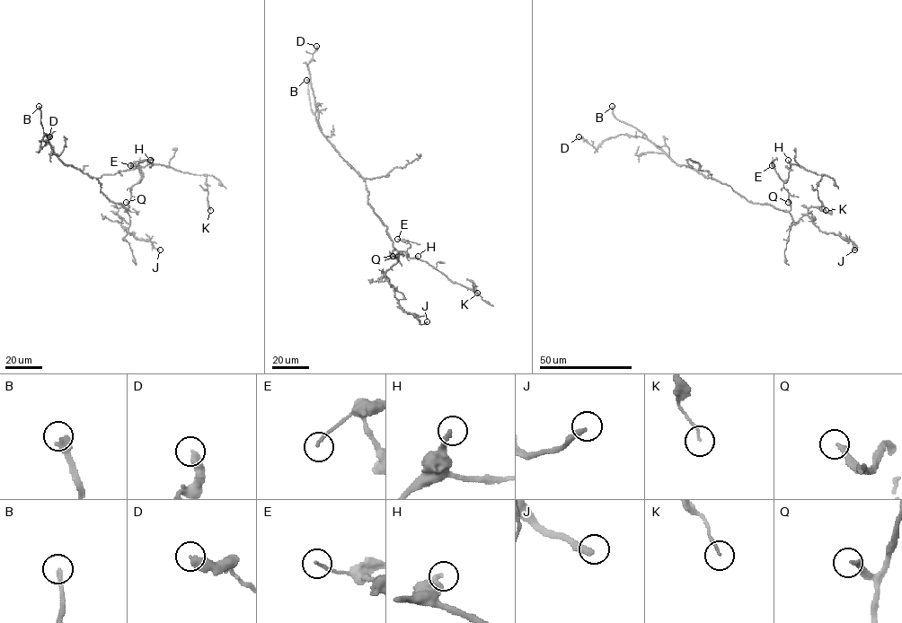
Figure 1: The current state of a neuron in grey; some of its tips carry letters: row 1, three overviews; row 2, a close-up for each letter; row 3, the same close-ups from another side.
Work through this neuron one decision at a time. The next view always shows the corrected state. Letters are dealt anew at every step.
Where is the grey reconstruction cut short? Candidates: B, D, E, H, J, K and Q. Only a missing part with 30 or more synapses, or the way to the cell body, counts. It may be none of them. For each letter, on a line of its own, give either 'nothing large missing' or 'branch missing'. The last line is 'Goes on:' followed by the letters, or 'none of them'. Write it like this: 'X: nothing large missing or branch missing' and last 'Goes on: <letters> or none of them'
B: branch missing
D: nothing large missing
E: nothing large missing
H: branch missing
J: branch missing
K: nothing large missing
Q: nothing large missing
Goes on: B, H, J

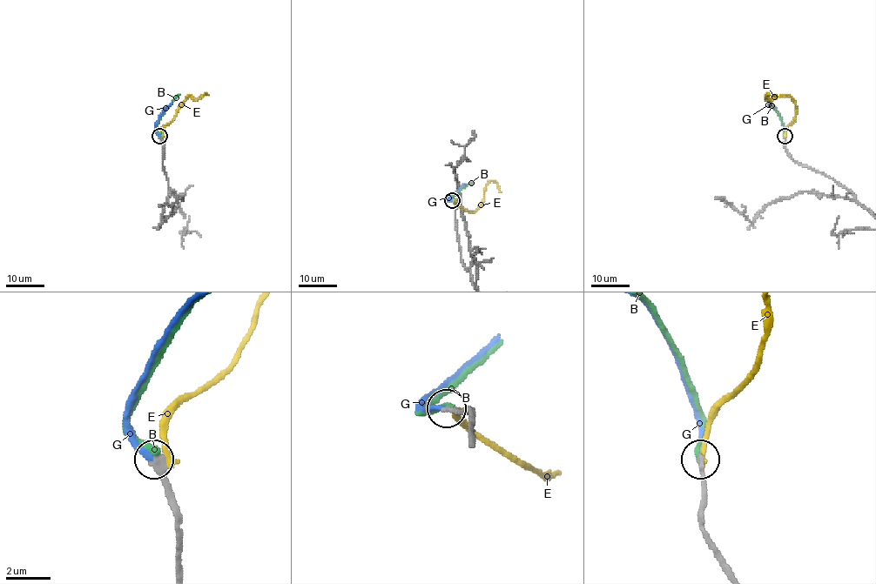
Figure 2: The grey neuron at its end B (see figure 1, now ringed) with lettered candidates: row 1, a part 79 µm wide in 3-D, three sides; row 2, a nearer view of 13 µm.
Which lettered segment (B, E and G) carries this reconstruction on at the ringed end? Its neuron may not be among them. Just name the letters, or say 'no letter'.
G

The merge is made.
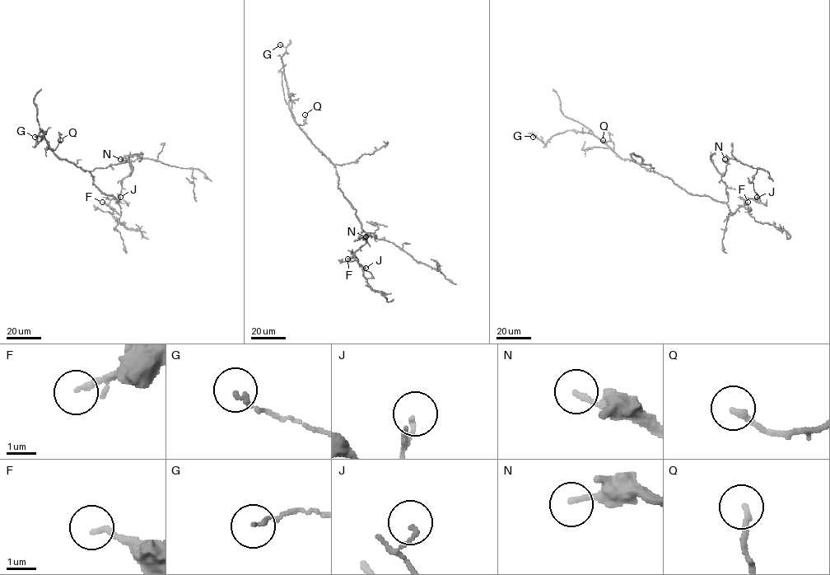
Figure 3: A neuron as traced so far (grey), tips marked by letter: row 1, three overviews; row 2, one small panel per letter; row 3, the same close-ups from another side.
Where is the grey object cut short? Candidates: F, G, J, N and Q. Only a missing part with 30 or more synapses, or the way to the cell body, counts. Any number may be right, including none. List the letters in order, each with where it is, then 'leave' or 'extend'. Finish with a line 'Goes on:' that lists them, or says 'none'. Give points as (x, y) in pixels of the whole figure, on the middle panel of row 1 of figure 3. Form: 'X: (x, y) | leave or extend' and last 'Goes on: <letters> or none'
F: (347, 259) | leave
G: (280, 44) | leave
J: (366, 268) | leave
N: (366, 236) | leave
Q: (305, 114) | leave
Goes on: none

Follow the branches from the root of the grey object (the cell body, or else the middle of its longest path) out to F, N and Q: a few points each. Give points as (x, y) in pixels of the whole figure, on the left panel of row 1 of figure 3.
F: (102, 193), (116, 199), (120, 212), (118, 214), (102, 202)
N: (102, 193), (113, 196), (118, 203), (121, 181), (131, 171), (130, 164), (120, 159)
Q: (102, 193), (93, 184), (90, 172), (84, 171), (67, 159), (60, 159), (54, 154), (53, 151), (60, 140)

